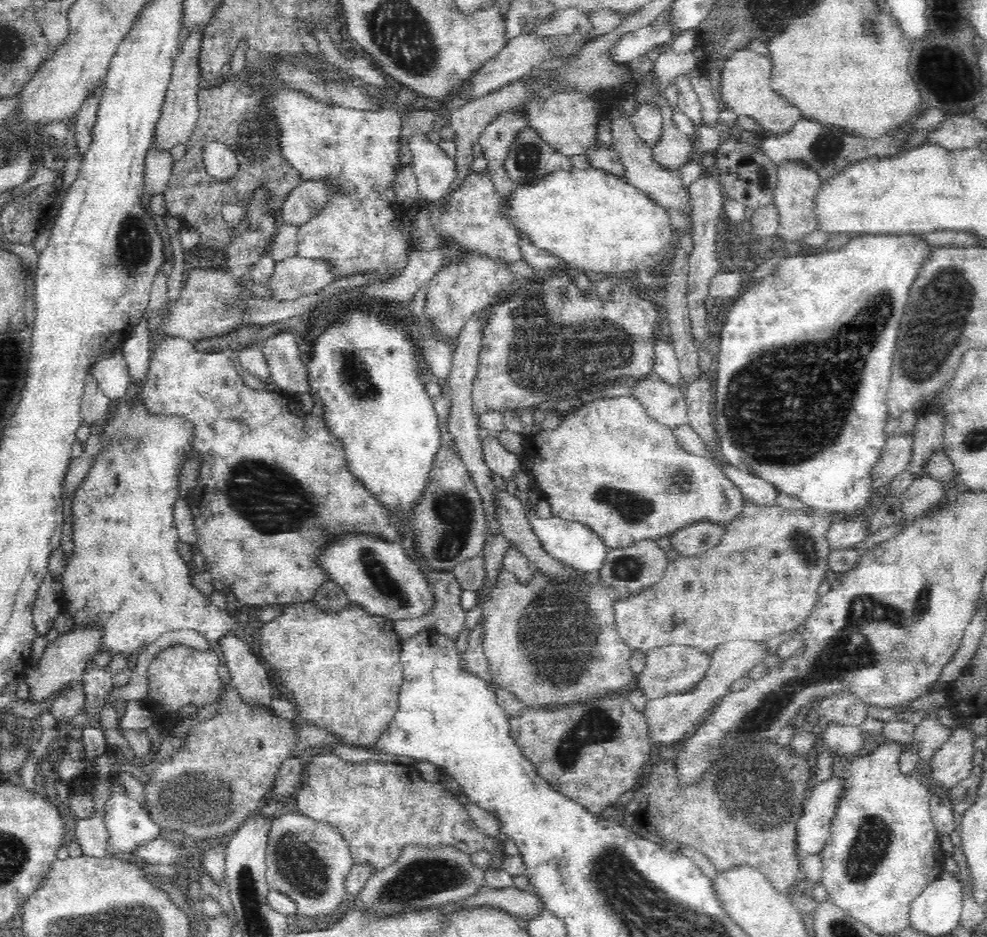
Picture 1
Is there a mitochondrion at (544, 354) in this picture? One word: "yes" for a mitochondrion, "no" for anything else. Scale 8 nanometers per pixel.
yes

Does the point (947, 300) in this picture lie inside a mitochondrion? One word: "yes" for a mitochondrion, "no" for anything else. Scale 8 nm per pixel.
yes

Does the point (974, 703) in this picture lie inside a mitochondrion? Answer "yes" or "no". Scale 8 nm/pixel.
no

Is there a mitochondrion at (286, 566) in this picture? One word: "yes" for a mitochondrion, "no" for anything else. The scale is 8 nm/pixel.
no

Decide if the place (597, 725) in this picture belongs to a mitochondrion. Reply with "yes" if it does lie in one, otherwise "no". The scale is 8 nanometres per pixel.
yes

